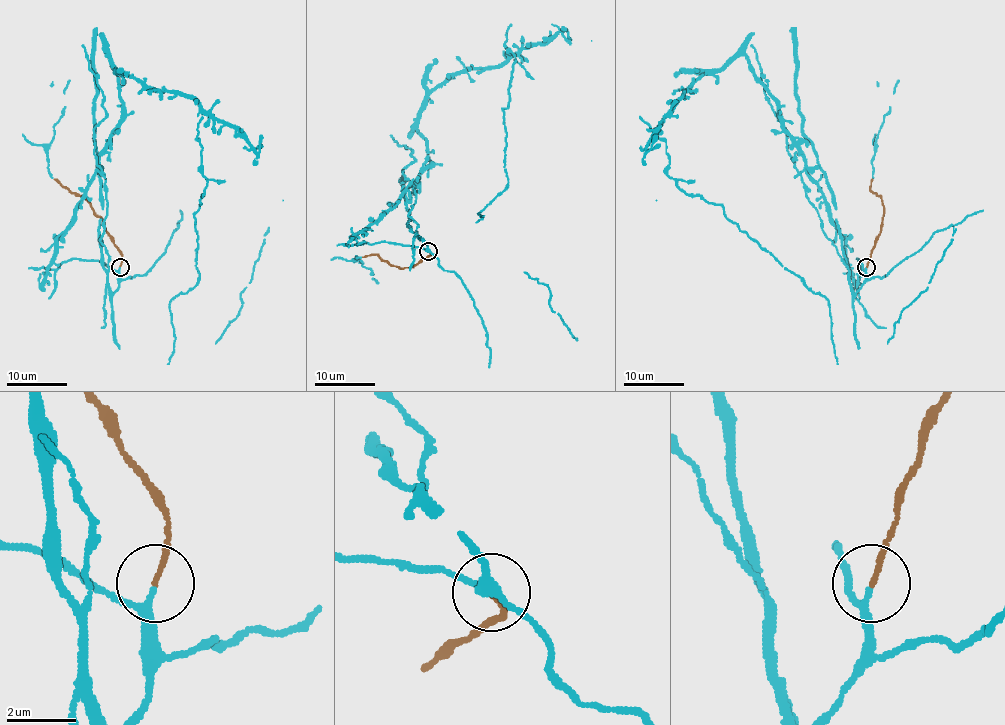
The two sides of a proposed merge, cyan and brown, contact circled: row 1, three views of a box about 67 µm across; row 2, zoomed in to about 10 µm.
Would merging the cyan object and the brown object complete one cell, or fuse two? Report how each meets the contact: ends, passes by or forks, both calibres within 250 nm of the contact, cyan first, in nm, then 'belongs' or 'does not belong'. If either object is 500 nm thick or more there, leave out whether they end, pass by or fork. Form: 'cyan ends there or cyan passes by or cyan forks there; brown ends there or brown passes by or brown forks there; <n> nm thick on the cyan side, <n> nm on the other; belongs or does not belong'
cyan passes by; brown ends there; 150 nm thick on the cyan side, 130 nm on the other; belongs

